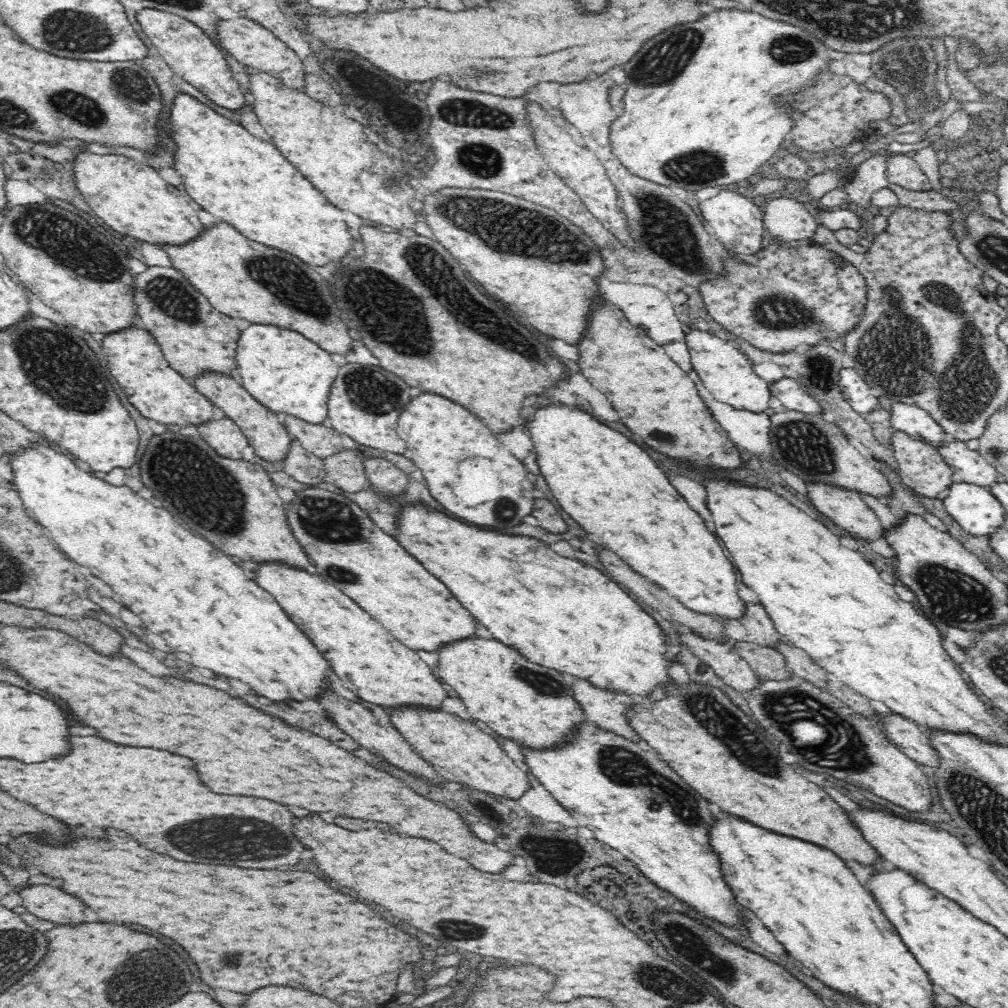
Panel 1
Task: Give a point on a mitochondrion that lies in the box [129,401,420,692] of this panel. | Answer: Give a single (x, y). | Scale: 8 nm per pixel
(186, 473)

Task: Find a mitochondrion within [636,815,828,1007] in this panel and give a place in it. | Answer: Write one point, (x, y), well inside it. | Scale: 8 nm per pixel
(721, 971)

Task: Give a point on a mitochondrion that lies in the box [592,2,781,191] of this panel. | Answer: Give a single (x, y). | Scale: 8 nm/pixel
(656, 67)

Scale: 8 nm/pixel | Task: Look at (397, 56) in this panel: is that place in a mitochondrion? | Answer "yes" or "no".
no

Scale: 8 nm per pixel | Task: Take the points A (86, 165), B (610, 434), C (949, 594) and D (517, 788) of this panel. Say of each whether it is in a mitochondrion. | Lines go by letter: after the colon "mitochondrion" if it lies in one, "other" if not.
A: other
B: other
C: mitochondrion
D: other

